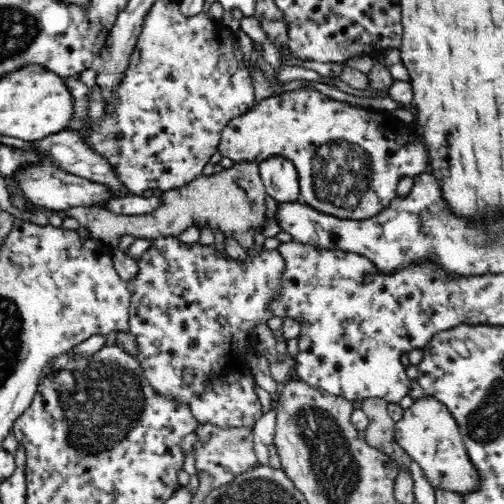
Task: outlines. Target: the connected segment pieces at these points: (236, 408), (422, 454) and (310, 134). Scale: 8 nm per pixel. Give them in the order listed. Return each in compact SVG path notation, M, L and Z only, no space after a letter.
M158 236L150 239L150 241L151 247L148 251L136 259L139 267L137 276L132 281L126 281L131 291L128 333L133 335L138 346L138 352L133 356L140 361L140 367L144 369L144 375L150 381L150 385L154 387L156 393L170 396L180 404L189 404L192 415L194 415L194 419L198 424L212 423L220 428L248 427L248 429L253 430L255 422L263 415L263 405L258 395L256 395L256 382L249 372L248 357L255 342L256 324L264 324L268 318L273 316L270 312L270 302L276 300L282 288L282 274L284 274L285 268L284 259L278 254L277 249L266 250L263 245L248 248L246 250L248 256L240 263L240 261L234 261L231 257L230 260L227 260L225 257L216 254L214 244L208 246L200 245L200 243L184 244L175 236Z
M426 396L414 401L394 423L394 428L396 442L422 468L436 491L449 490L462 495L480 488L480 473L470 461L456 419L440 401Z
M304 87L298 90L286 91L281 93L280 96L272 95L266 99L262 99L254 108L250 109L242 116L238 116L235 119L230 120L223 128L221 132L221 139L219 140L219 146L217 150L221 156L227 156L231 158L233 162L255 162L266 160L274 155L283 156L293 162L297 173L298 182L300 183L300 196L299 201L310 205L310 207L316 209L318 212L332 215L341 219L362 220L370 218L380 211L383 211L390 203L391 200L396 198L396 186L398 182L404 176L411 176L414 178L421 172L428 171L428 161L430 158L430 152L427 151L427 146L420 135L420 132L416 134L412 127L398 122L392 117L392 114L388 111L375 111L374 109L363 108L359 106L350 106L350 103L338 102L338 100L330 98L326 94L320 94L316 89L312 87Z

